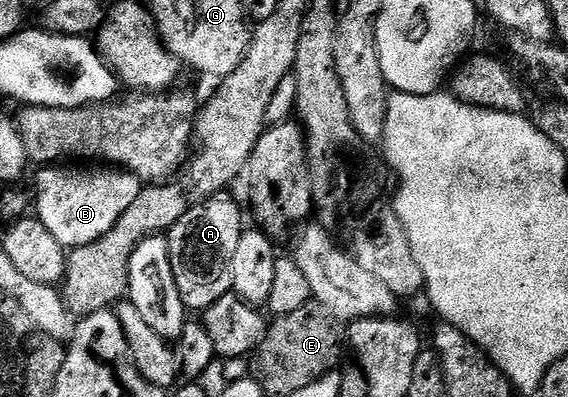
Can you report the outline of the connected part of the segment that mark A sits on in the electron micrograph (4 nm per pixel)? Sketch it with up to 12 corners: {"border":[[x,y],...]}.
{"border":[[228,194],[167,233],[185,309],[232,292],[244,216]]}

